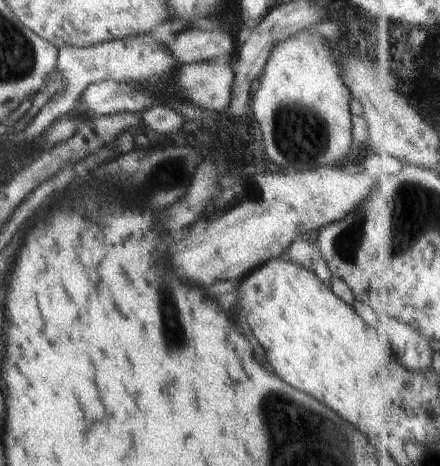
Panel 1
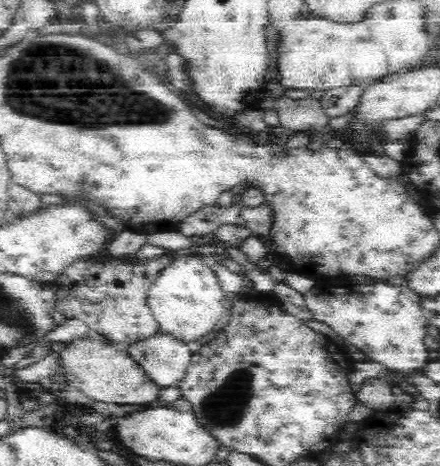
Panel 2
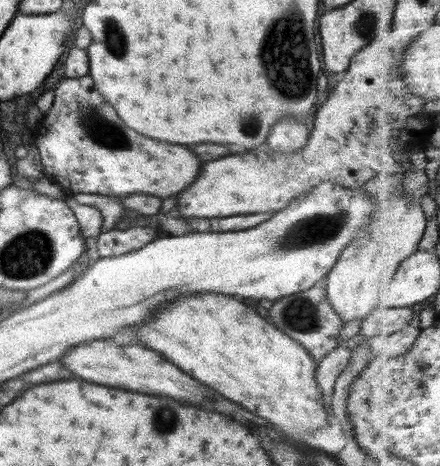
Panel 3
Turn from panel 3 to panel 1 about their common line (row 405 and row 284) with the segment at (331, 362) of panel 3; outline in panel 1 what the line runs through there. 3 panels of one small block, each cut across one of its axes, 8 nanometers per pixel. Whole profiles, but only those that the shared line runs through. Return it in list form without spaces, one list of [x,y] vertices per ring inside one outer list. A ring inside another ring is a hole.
[[[308,236],[293,240],[292,244],[284,250],[283,257],[302,266],[302,268],[306,268],[306,270],[310,270],[325,285],[329,284],[333,274],[316,246],[308,241]]]

